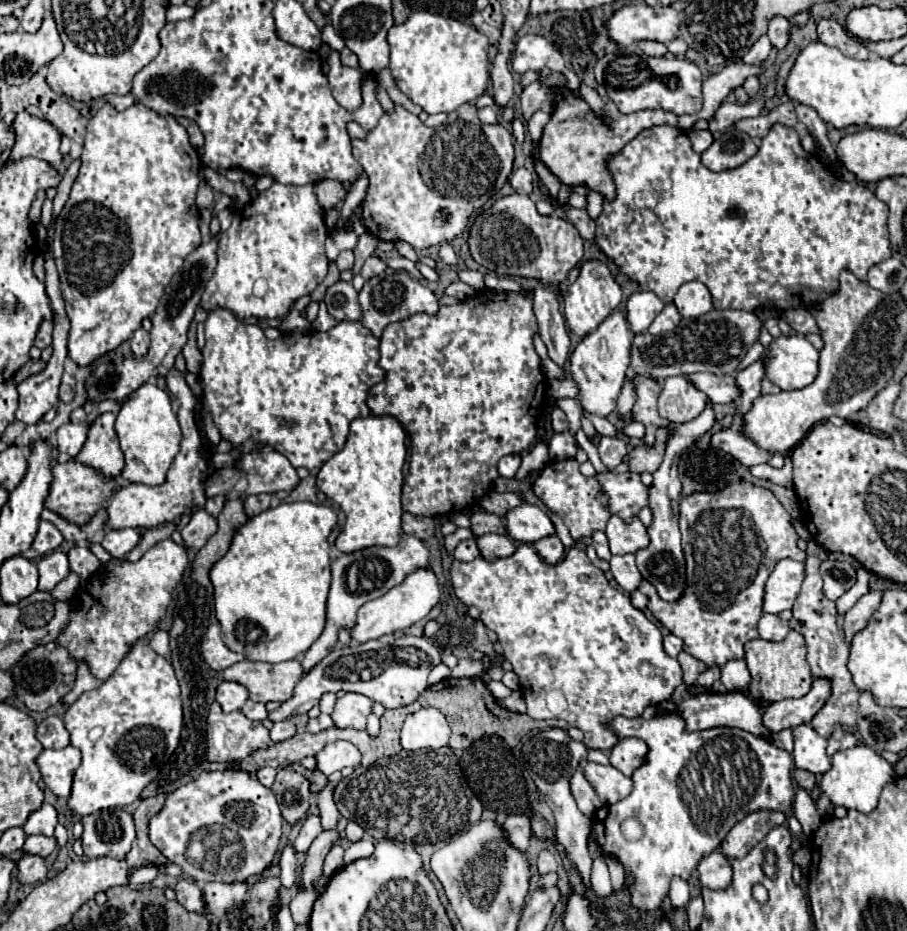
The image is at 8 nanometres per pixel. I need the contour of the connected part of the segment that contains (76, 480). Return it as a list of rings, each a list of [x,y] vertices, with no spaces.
[[[70,459],[66,463],[56,463],[52,467],[52,475],[54,475],[54,479],[52,479],[50,491],[46,495],[46,507],[78,525],[84,525],[100,509],[100,505],[112,497],[114,481],[102,481],[94,469],[86,467],[80,461]]]

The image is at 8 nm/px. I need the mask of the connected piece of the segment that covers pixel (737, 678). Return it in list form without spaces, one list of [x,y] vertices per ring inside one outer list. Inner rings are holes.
[[[744,659],[728,661],[722,667],[722,683],[728,691],[734,691],[734,689],[746,691],[748,683],[750,683],[750,671],[746,669],[746,661]]]

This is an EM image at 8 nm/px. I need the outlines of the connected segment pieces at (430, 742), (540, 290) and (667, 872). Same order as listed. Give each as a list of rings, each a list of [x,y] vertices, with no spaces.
[[[422,707],[406,717],[400,729],[400,743],[406,751],[440,749],[448,745],[450,727],[446,717],[434,707]]]
[[[538,285],[534,289],[534,315],[538,319],[538,333],[548,347],[550,359],[558,365],[564,365],[570,351],[570,337],[560,313],[558,295],[552,289],[544,285]]]
[[[678,711],[658,713],[652,719],[616,715],[606,723],[606,727],[612,729],[618,739],[636,737],[648,745],[644,763],[634,771],[632,793],[614,805],[602,807],[594,817],[594,835],[600,849],[606,855],[616,857],[628,873],[636,875],[636,885],[630,889],[630,895],[632,905],[642,911],[658,909],[670,889],[672,877],[688,881],[698,861],[712,851],[718,851],[728,831],[746,815],[760,809],[788,811],[794,803],[792,755],[764,737],[730,727],[688,733],[686,721]]]

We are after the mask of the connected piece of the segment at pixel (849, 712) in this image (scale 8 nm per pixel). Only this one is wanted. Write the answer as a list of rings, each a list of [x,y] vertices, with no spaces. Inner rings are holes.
[[[812,555],[806,557],[804,561],[804,581],[800,587],[800,593],[796,597],[796,603],[792,607],[794,617],[790,619],[790,627],[794,631],[798,631],[800,635],[804,635],[806,645],[808,645],[808,663],[812,667],[812,675],[814,677],[830,677],[832,681],[832,695],[826,701],[826,705],[816,713],[816,717],[810,721],[810,725],[822,735],[822,737],[830,737],[830,733],[834,731],[836,725],[846,725],[850,729],[856,729],[856,709],[858,709],[858,695],[860,689],[854,685],[850,671],[846,667],[848,663],[848,651],[850,647],[846,645],[842,631],[838,627],[838,611],[836,611],[836,603],[830,601],[824,591],[824,579],[820,575],[820,565],[822,559]]]

